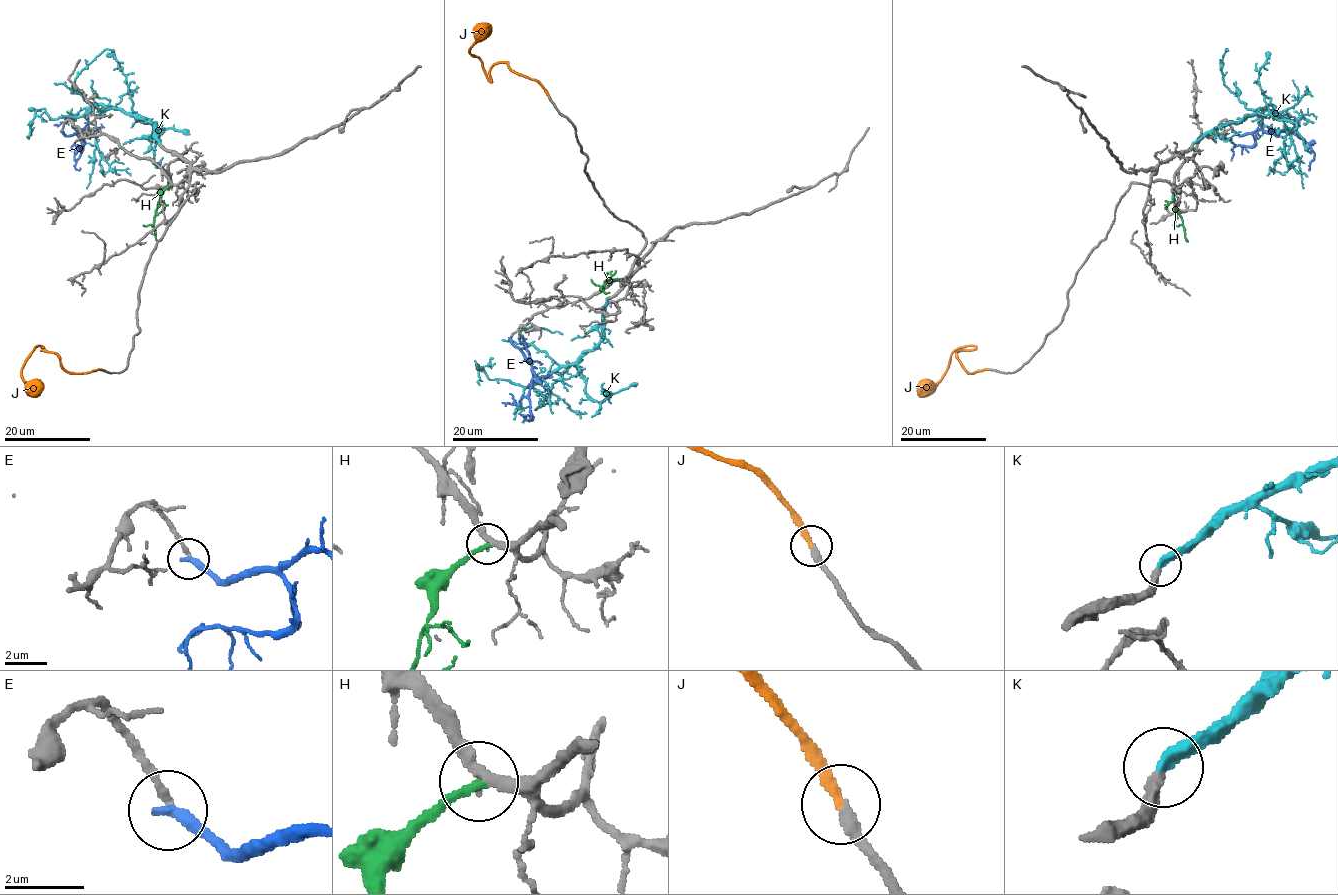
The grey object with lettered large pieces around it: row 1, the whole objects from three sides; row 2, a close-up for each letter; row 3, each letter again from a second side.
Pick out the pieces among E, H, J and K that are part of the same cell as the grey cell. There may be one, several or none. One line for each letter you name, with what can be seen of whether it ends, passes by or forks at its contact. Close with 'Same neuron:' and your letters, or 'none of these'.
J: it ends
K: it ends
Same neuron: J, K

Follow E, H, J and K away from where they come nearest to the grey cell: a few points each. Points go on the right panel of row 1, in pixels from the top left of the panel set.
E: (1233, 131), (1238, 135), (1273, 129), (1296, 133), (1314, 153), (1309, 167)
H: (1173, 185), (1175, 208), (1181, 218), (1186, 241)
J: (991, 370), (969, 373), (956, 353), (974, 348), (957, 348), (951, 355), (943, 376), (927, 391), (917, 391)
K: (1192, 144), (1270, 105), (1281, 117), (1273, 119), (1274, 109), (1267, 109), (1262, 115), (1262, 134), (1255, 136)

